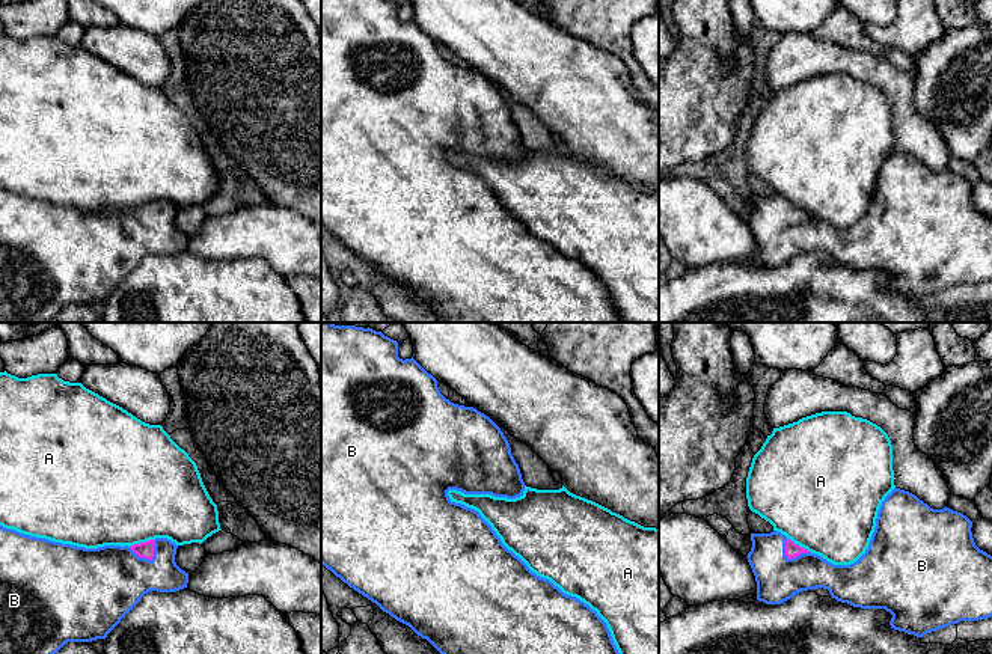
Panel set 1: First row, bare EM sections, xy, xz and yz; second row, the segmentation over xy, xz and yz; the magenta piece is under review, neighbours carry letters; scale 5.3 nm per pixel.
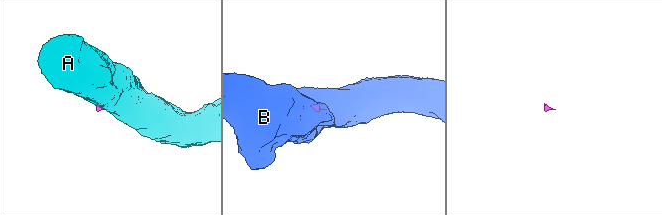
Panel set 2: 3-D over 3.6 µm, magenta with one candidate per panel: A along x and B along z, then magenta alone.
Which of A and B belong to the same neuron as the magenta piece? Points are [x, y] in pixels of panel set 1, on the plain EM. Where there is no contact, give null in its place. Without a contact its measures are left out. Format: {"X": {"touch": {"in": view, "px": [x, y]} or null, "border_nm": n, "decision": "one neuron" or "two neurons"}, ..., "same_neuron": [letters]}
{"A": {"touch": {"in": "xy", "px": [140, 205]}, "border_nm": 140, "decision": "two neurons"}, "B": {"touch": {"in": "xy", "px": [140, 219]}, "border_nm": 150, "decision": "one neuron"}, "same_neuron": ["B"]}

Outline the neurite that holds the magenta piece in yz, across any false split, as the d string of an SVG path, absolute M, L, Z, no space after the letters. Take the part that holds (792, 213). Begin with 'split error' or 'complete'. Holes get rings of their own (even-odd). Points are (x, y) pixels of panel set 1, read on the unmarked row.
split error; M894 151L879 170L868 211L850 228L834 228L776 193L751 196L752 209L746 220L755 238L758 264L781 267L802 253L823 250L837 264L853 270L885 271L892 277L891 291L923 300L960 283L992 279L992 219L975 208L971 190L972 184L962 175L947 169L933 172L915 157Z

